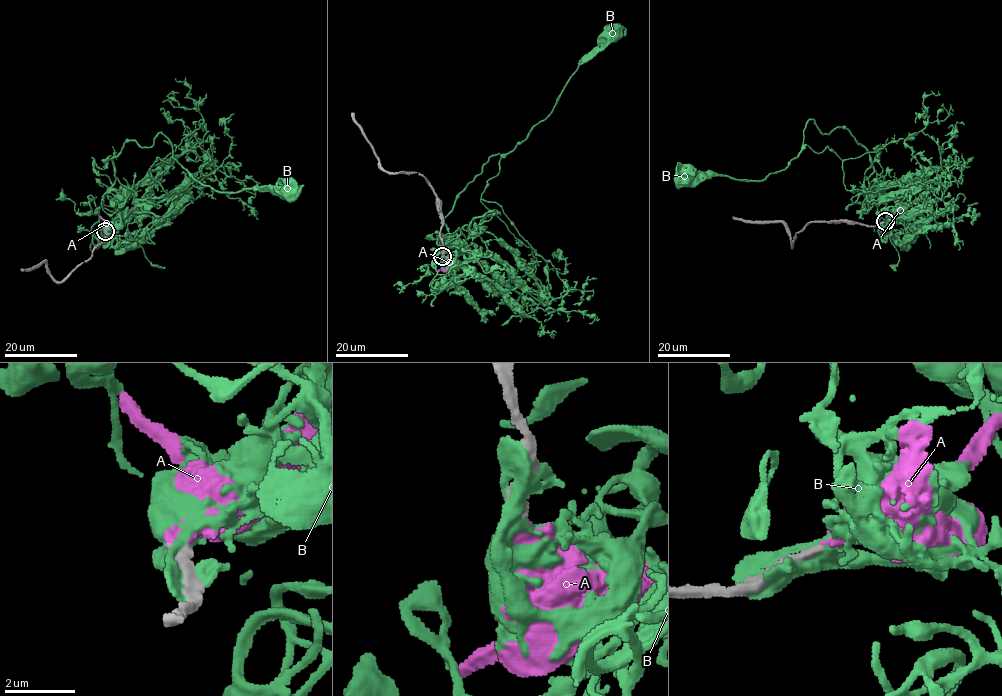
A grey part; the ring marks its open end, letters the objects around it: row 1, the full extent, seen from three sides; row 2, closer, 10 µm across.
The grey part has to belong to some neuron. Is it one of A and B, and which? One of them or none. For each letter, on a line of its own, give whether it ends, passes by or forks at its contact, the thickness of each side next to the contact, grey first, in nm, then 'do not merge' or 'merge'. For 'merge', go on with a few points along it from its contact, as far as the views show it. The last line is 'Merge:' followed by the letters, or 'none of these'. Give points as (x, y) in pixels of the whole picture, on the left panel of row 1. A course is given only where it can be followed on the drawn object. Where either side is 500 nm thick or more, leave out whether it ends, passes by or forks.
A: it ends | 340/440 nm | merge | via (105, 231), (138, 204)
B: 320/550 nm | do not merge
Merge: A

